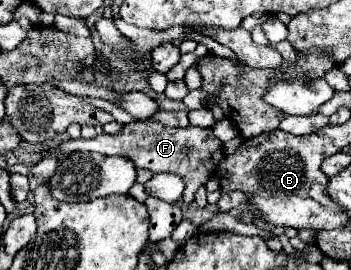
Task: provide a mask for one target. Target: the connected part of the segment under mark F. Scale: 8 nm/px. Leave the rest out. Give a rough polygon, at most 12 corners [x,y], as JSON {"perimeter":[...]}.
{"perimeter":[[155,120],[77,138],[43,156],[125,156],[135,168],[183,178],[183,200],[203,186],[223,150],[211,128]]}

